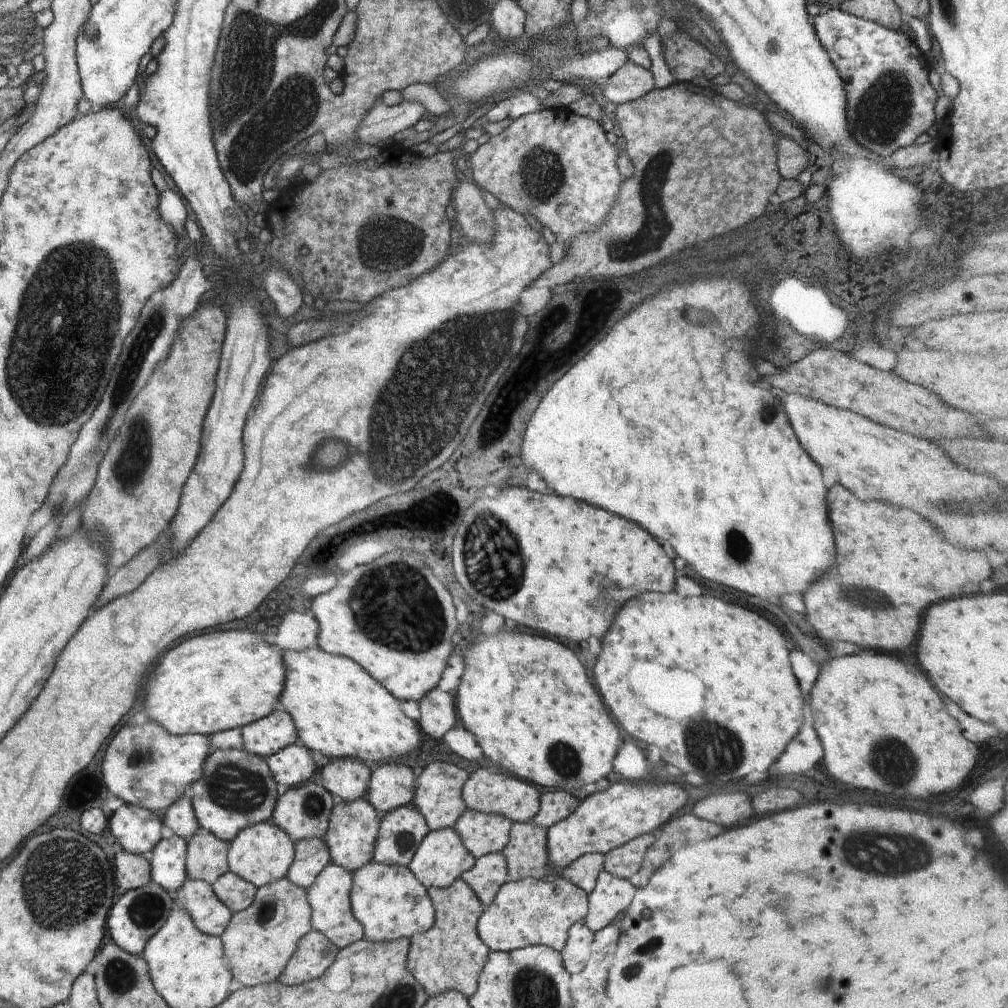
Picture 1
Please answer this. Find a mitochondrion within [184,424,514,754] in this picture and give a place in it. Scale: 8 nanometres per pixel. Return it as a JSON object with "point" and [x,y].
{"point":[422,614]}

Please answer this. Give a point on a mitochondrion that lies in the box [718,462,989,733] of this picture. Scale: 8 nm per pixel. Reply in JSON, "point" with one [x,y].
{"point":[870,600]}

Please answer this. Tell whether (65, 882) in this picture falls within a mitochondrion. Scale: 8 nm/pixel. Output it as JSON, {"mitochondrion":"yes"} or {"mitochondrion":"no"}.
{"mitochondrion":"yes"}

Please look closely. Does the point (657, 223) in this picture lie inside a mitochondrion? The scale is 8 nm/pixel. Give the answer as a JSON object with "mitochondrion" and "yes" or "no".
{"mitochondrion":"yes"}

